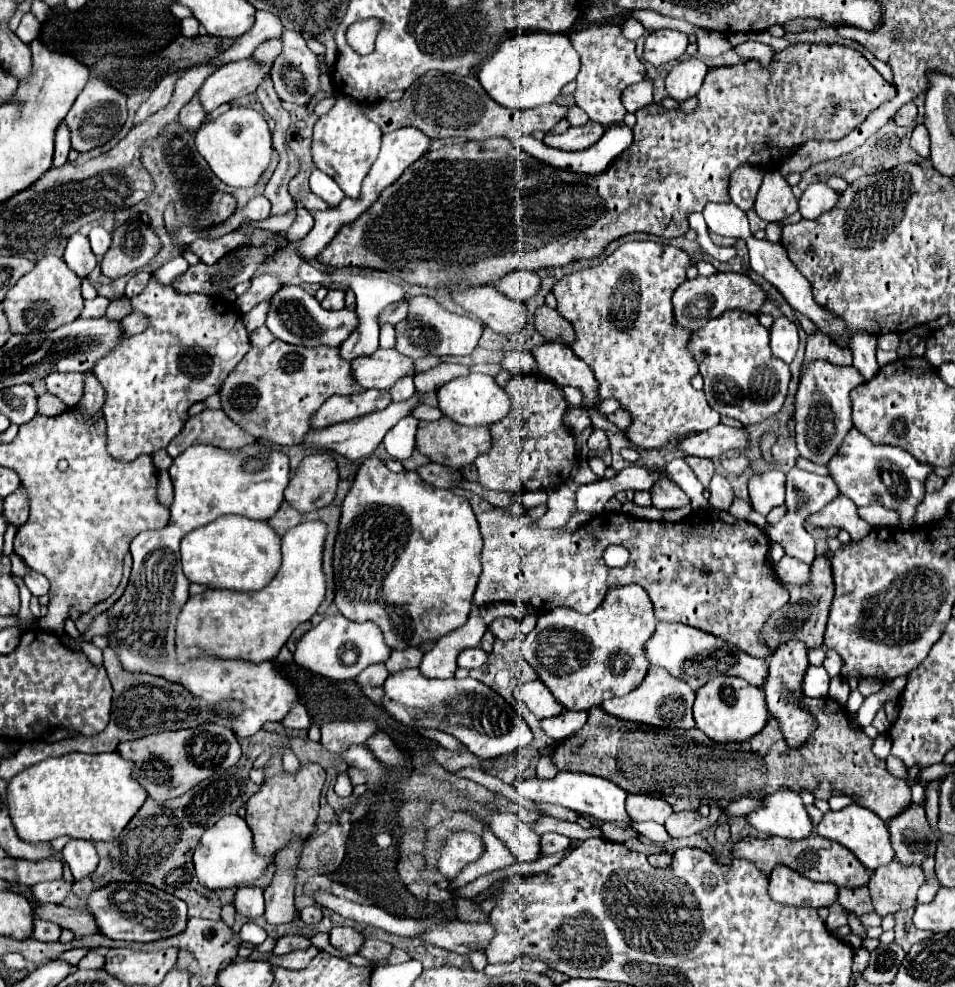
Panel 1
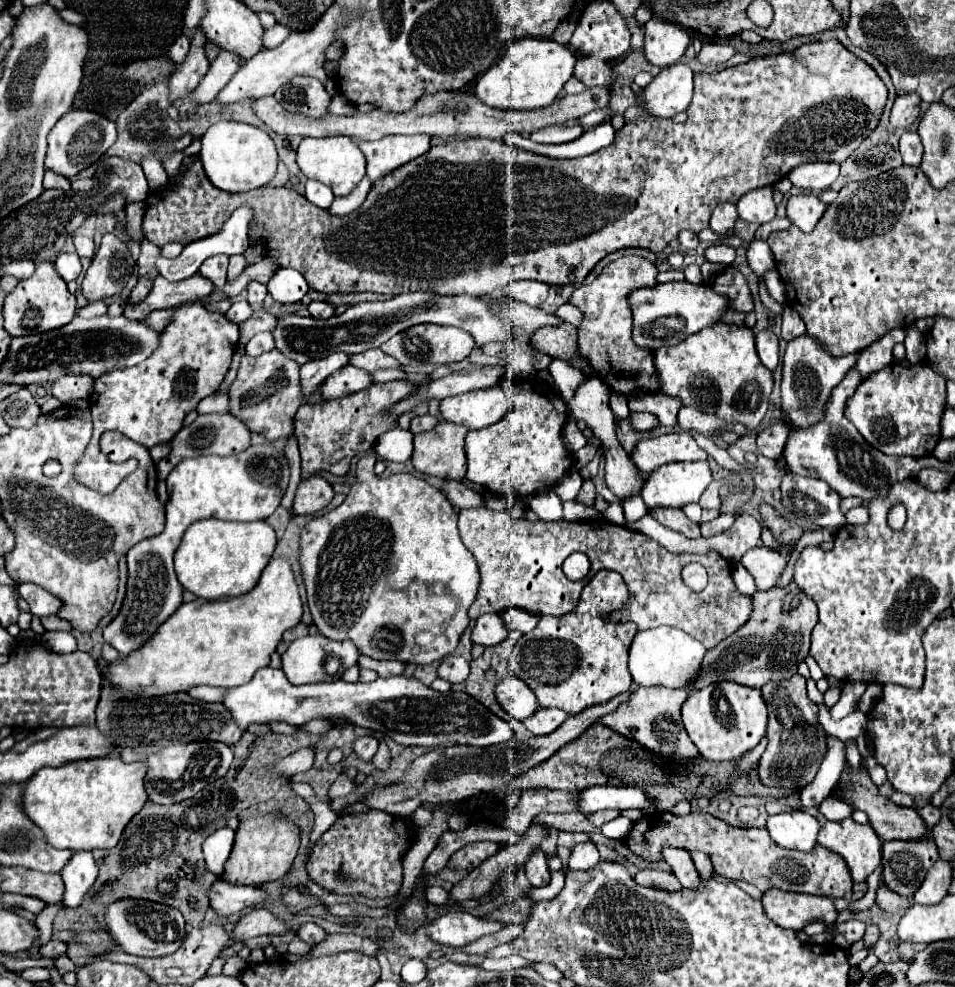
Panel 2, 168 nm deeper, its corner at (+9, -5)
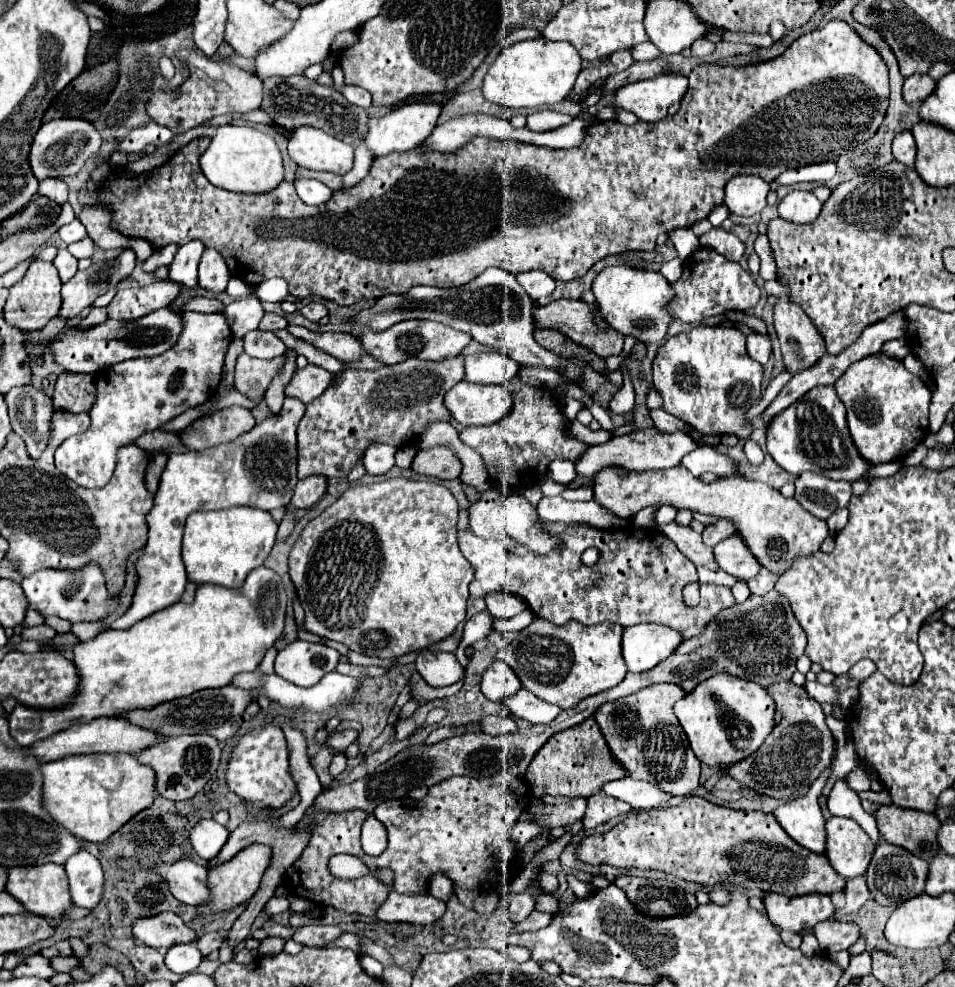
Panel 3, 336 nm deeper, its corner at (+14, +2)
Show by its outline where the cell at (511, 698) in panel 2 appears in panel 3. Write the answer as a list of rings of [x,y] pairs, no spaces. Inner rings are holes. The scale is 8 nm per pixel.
[[[494,660],[482,674],[482,692],[494,702],[502,702],[506,696],[518,692],[518,688],[522,688],[518,676],[502,660]]]

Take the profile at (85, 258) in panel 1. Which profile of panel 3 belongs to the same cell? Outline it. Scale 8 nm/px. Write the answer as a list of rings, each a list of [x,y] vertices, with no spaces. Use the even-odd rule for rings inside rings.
[[[58,250],[58,256],[54,258],[54,266],[60,272],[60,280],[68,282],[78,272],[78,260],[68,250]]]

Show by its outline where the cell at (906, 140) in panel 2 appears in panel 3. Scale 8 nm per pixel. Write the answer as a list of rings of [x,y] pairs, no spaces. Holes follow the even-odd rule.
[[[904,130],[900,134],[896,134],[894,142],[892,142],[892,154],[898,162],[902,162],[904,166],[912,168],[914,160],[916,160],[916,142],[910,130]]]

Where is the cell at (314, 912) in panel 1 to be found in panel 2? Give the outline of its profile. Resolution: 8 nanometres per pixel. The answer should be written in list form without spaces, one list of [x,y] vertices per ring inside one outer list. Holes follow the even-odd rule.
[[[303,923],[299,927],[299,931],[297,931],[297,937],[303,939],[305,943],[309,943],[309,945],[315,945],[315,943],[323,941],[327,937],[327,933],[319,925],[315,925],[315,923]]]

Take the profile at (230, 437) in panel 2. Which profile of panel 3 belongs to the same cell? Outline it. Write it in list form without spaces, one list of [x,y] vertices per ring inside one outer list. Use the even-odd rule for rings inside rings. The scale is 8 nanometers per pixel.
[[[230,406],[218,410],[214,416],[206,416],[206,420],[196,420],[192,426],[184,428],[180,440],[190,450],[206,450],[236,440],[240,434],[252,430],[254,424],[256,422],[250,410],[242,406]]]

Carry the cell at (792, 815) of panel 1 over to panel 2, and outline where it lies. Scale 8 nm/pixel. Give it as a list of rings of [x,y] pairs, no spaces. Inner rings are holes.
[[[787,811],[771,815],[765,827],[771,839],[785,849],[811,851],[817,845],[819,823],[807,811]]]

